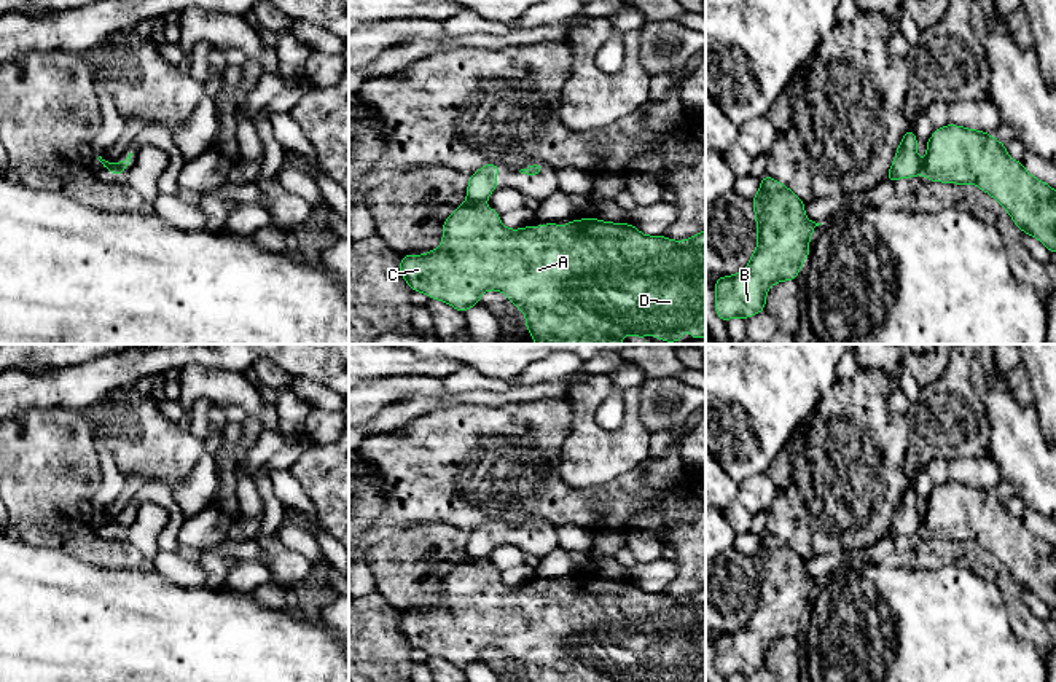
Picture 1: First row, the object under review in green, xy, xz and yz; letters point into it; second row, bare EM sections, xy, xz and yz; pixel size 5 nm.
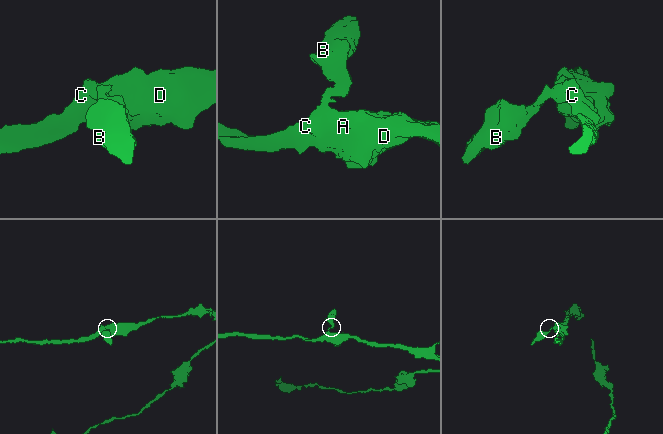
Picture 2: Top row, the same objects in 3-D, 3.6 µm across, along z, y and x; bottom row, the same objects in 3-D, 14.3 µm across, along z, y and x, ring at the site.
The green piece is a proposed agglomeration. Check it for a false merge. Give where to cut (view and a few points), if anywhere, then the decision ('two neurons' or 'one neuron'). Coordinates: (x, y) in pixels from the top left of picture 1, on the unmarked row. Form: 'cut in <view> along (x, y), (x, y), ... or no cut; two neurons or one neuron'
cut in xz along (467, 558), (483, 563); two neurons

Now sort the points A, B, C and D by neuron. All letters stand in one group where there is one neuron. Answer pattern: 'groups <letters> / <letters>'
groups A C D / B

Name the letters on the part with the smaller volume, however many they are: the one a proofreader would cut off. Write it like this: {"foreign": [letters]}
{"foreign": ["B"]}

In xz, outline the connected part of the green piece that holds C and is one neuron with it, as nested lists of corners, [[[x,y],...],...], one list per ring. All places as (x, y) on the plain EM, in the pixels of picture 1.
[[[465,559],[444,577],[441,602],[425,612],[403,612],[400,629],[413,649],[422,649],[430,657],[444,658],[463,671],[468,664],[478,663],[486,647],[499,647],[526,671],[526,682],[706,682],[706,586],[686,598],[671,598],[666,593],[645,593],[631,580],[620,582],[591,574],[570,577],[565,583],[545,580],[543,583],[529,582],[522,586],[508,586],[500,580],[500,572],[494,566]]]

